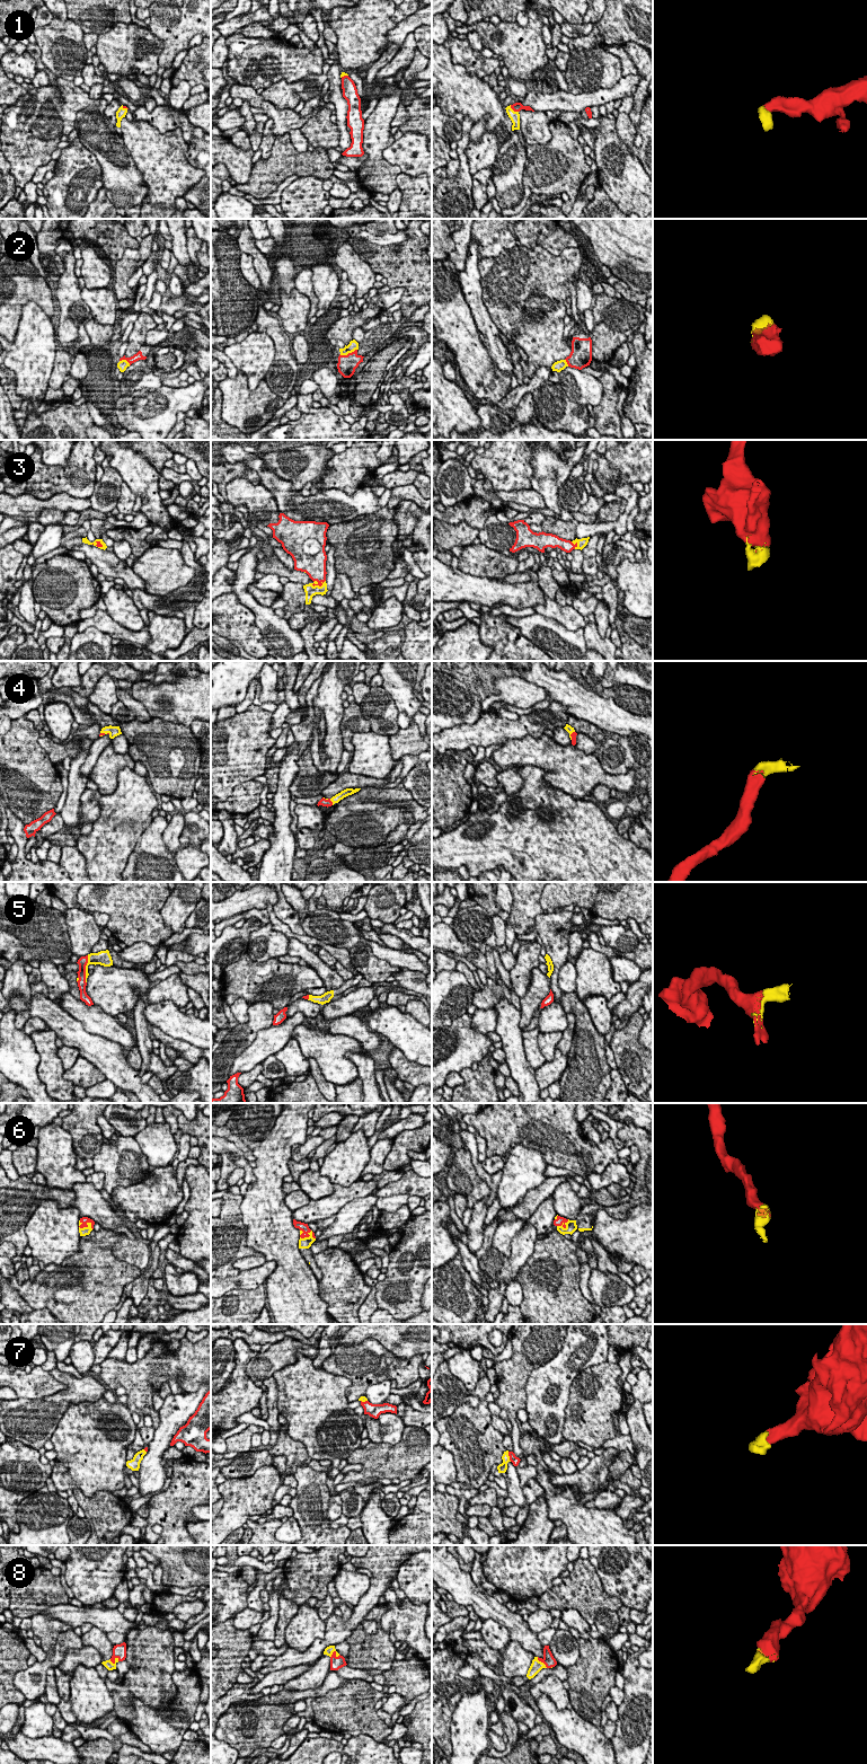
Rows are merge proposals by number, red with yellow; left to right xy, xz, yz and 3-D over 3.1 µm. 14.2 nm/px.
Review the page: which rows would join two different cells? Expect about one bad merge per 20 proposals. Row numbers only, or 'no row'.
no row

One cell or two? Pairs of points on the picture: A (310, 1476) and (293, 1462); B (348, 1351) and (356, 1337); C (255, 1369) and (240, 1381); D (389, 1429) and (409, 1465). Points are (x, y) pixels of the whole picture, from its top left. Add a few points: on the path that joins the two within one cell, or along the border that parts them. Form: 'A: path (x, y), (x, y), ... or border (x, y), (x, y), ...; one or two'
A: border (301, 1464), (293, 1474); two
B: border (380, 1342), (364, 1339), (335, 1348); two
C: border (258, 1354), (246, 1367), (246, 1375), (253, 1382); two
D: border (406, 1427), (397, 1443), (382, 1443); two

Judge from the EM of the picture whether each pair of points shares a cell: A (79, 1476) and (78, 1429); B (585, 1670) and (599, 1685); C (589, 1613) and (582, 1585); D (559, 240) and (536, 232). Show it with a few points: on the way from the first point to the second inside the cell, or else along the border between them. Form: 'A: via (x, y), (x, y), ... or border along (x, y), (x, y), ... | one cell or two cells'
A: via (79, 1465), (79, 1440) | one cell
B: via (589, 1674), (595, 1682) | one cell
C: via (587, 1606), (587, 1596), (584, 1591) | one cell
D: via (554, 238), (548, 234), (541, 234) | one cell

